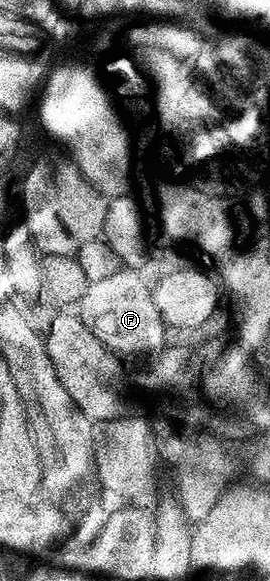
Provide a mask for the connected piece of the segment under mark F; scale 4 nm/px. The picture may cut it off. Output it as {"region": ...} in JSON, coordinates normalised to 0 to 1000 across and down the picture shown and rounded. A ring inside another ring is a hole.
{"region":[[[452,460],[367,485],[330,485],[322,506],[278,527],[281,542],[300,546],[307,561],[396,596],[396,602],[433,608],[437,614],[537,613],[578,608],[615,590],[611,549],[574,534],[556,491],[537,491],[526,470],[500,461]]]}

